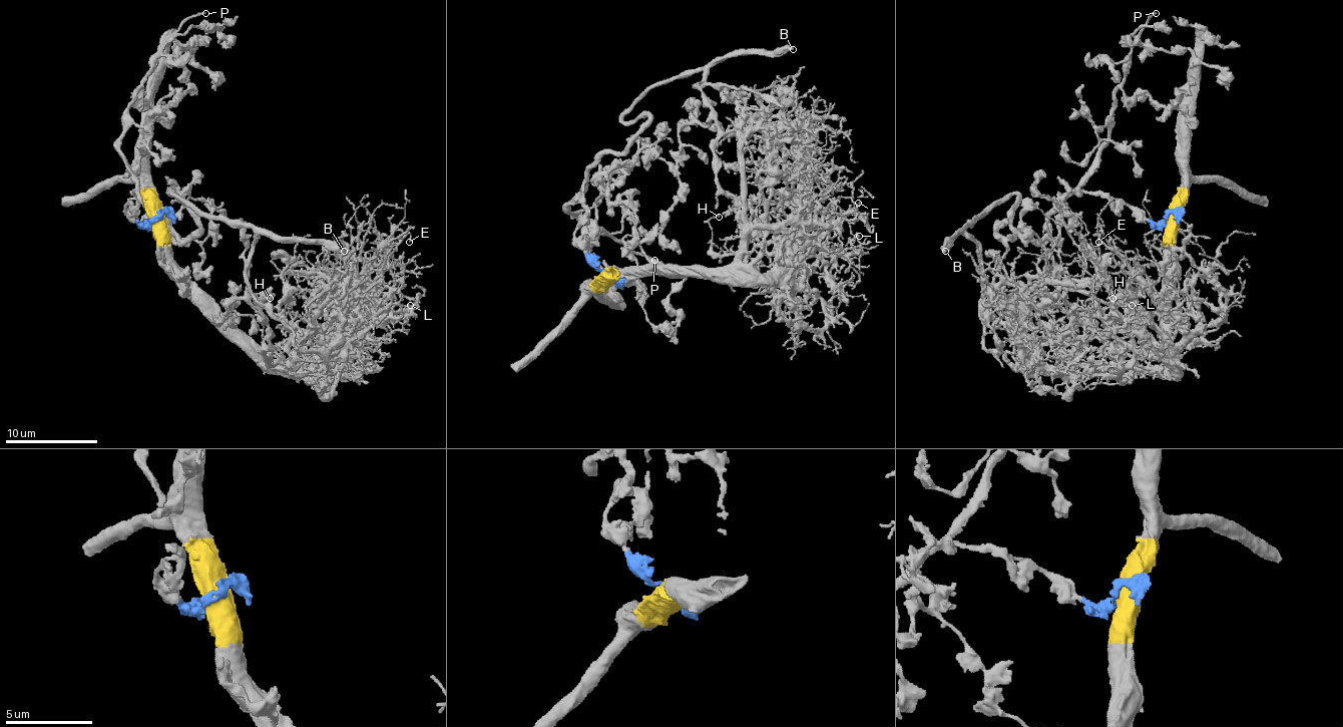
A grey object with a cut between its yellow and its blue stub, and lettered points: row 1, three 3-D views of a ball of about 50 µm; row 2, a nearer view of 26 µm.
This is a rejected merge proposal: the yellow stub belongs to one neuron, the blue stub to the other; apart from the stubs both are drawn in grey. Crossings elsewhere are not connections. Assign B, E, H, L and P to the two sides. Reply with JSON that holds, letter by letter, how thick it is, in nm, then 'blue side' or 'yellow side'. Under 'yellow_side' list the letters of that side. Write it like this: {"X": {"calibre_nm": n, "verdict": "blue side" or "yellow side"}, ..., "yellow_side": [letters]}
{"B": {"calibre_nm": 480, "verdict": "blue side"}, "E": {"calibre_nm": 120, "verdict": "yellow side"}, "H": {"calibre_nm": 150, "verdict": "yellow side"}, "L": {"calibre_nm": 160, "verdict": "yellow side"}, "P": {"calibre_nm": 170, "verdict": "blue side"}, "yellow_side": ["E", "H", "L"]}

